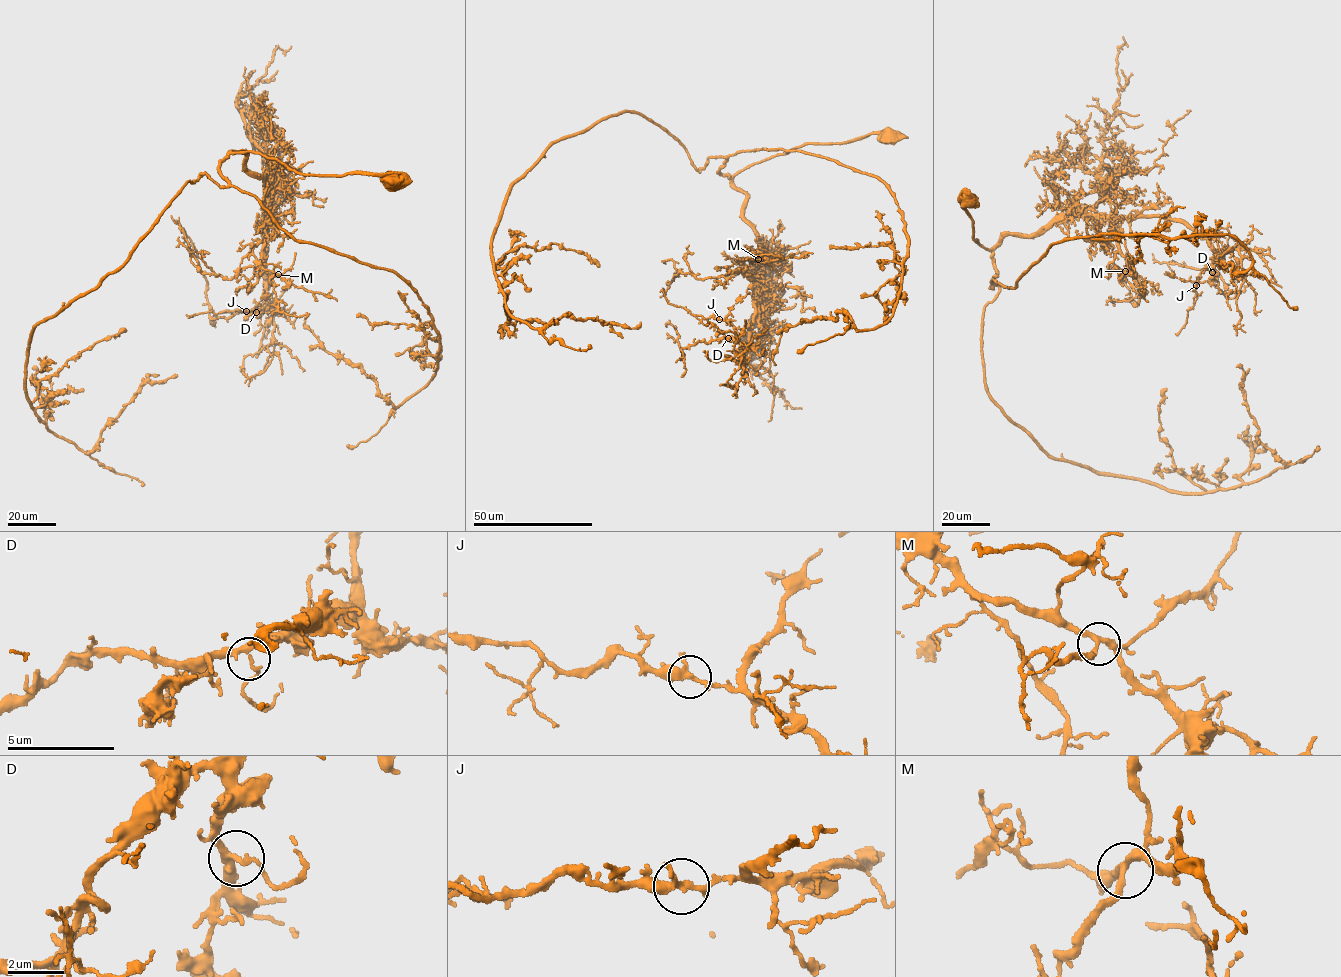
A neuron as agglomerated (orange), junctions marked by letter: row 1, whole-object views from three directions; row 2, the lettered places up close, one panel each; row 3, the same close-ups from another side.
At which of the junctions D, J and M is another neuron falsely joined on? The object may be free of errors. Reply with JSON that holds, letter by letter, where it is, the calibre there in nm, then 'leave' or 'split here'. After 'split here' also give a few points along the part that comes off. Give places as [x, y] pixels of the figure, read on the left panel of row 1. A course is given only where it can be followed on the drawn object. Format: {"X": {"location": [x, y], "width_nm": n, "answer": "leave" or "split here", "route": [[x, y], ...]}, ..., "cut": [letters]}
{"D": {"location": [256, 312], "width_nm": 220, "answer": "leave"}, "J": {"location": [246, 311], "width_nm": 260, "answer": "leave"}, "M": {"location": [278, 274], "width_nm": 240, "answer": "leave"}, "cut": []}

